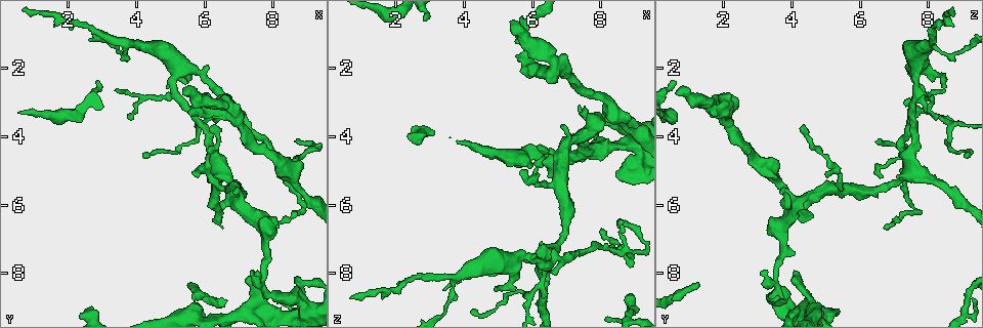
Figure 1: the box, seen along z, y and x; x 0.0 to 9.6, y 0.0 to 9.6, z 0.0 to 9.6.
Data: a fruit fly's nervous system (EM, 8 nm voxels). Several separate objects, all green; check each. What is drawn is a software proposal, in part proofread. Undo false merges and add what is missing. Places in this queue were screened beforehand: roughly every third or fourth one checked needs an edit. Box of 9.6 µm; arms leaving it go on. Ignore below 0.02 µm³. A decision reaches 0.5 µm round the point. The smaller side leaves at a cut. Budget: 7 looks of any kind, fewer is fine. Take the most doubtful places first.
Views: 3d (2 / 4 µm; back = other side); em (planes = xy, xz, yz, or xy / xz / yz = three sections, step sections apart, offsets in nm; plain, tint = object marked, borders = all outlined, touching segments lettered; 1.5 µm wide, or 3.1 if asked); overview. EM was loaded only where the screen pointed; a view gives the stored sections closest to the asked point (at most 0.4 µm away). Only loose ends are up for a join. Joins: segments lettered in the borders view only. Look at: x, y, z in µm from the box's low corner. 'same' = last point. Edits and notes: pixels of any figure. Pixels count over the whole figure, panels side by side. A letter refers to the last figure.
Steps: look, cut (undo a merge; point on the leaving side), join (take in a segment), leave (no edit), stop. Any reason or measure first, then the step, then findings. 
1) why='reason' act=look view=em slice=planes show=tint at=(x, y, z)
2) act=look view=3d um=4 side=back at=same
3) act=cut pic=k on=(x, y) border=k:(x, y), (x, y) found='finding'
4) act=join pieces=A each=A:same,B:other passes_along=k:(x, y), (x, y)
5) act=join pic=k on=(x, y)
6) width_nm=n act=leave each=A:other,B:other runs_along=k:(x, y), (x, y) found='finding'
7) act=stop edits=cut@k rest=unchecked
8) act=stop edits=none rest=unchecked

why='branch stops here' act=look view=em slice=planes show=borders at=(5.40, 2.75, 0.65)

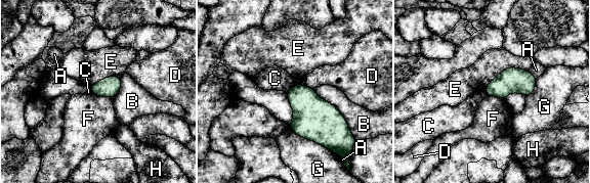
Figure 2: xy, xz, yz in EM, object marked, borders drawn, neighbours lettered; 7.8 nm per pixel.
act=leave each=A:other,B:other,C:other,D:other,E:other,F:other,G:other,H:other found='none of them fits'

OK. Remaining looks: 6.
why='free end' act=look view=em slice=xy step=4 show=tint at=(5.60, 8.25, 1.25)

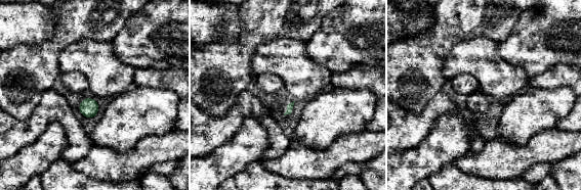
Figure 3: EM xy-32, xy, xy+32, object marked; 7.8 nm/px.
why='another direction' act=look view=em slice=xz step=4 show=borders at=same

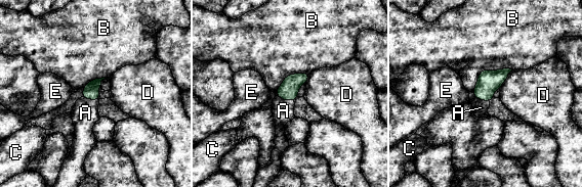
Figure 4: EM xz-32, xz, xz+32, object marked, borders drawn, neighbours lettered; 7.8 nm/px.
act=join pieces=A each=A:same,B:other,C:other,D:other,E:other passes_along=4:(91, 89), (90, 98), (85, 112) found='the cell continues'

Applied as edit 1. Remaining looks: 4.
why='tapers out' act=look view=em slice=xz step=8 show=tint at=(3.75, 3.35, 8.30)

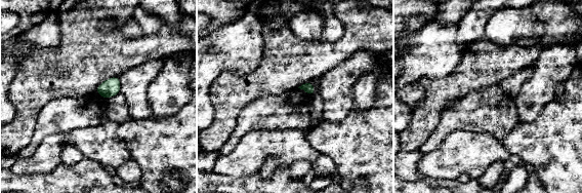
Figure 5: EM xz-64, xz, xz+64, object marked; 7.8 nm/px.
why='see the neighbours' act=look view=em slice=xz step=8 show=borders at=same

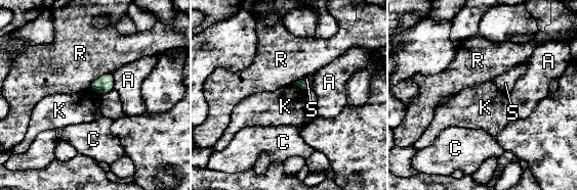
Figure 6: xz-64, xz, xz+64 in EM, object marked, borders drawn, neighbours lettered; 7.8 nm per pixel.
act=leave each=A:other,C:other,K:other,R:other,S:other border=6:(291, 84), (304, 92) found='no lettered segment goes on from it'

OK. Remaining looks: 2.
act=stop edits=join@4 rest=unchecked

